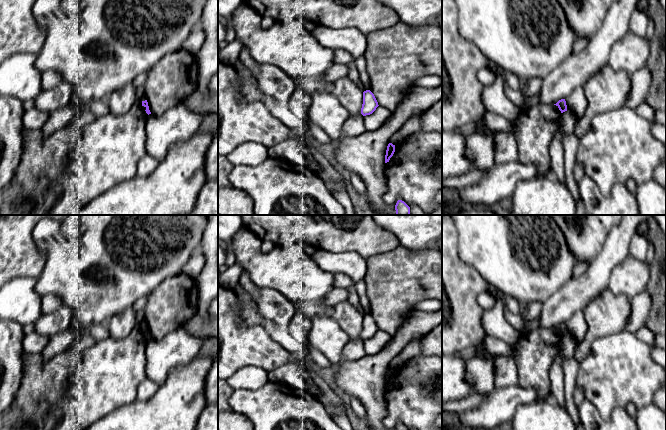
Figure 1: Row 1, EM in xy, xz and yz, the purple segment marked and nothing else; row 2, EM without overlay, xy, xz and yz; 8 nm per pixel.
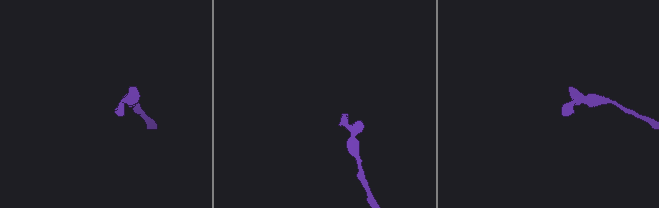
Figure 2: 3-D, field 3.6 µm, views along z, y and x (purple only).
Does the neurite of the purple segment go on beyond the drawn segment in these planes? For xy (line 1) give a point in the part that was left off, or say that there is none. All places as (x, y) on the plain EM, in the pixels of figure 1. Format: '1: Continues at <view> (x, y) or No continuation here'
1: No continuation here

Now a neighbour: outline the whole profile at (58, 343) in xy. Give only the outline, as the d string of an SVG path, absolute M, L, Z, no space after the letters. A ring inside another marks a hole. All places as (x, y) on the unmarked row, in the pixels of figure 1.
M69 328L60 332L49 339L48 344L42 351L42 360L48 361L55 355L68 349L74 342L78 341L79 332Z

